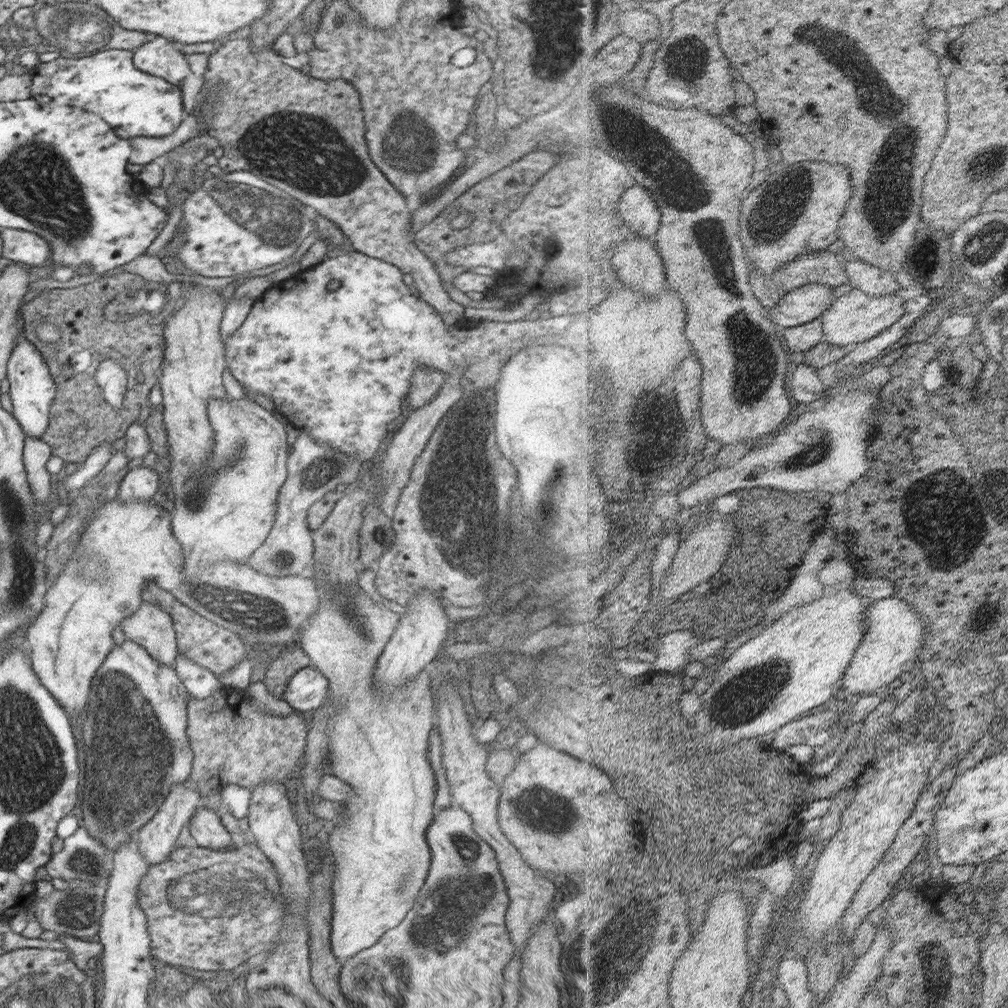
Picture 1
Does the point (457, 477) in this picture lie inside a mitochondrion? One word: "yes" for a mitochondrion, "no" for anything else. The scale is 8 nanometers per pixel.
yes

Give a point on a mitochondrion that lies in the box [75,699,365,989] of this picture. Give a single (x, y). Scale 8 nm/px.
(224, 896)

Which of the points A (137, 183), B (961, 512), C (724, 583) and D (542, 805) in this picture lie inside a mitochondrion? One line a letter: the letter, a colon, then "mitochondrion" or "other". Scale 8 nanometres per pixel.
A: other
B: mitochondrion
C: other
D: mitochondrion

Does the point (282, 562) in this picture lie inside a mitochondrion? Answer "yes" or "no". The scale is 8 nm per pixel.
yes

